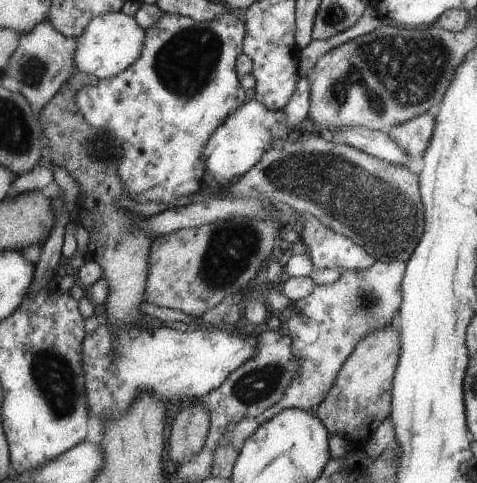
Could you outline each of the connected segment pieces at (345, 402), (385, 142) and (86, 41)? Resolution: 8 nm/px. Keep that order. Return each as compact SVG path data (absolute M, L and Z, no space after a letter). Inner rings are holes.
M394 325L378 328L365 336L348 356L334 378L334 386L314 414L329 434L338 434L351 446L362 448L391 412L394 370L400 356L400 333Z
M344 128L333 134L338 134L345 144L374 156L379 160L386 160L396 166L410 168L411 157L404 148L400 148L385 132L372 132L366 128Z
M108 12L94 16L82 36L76 38L74 68L78 72L95 75L98 80L108 79L121 74L138 60L144 46L144 28L136 22L135 16L126 16L122 12Z

